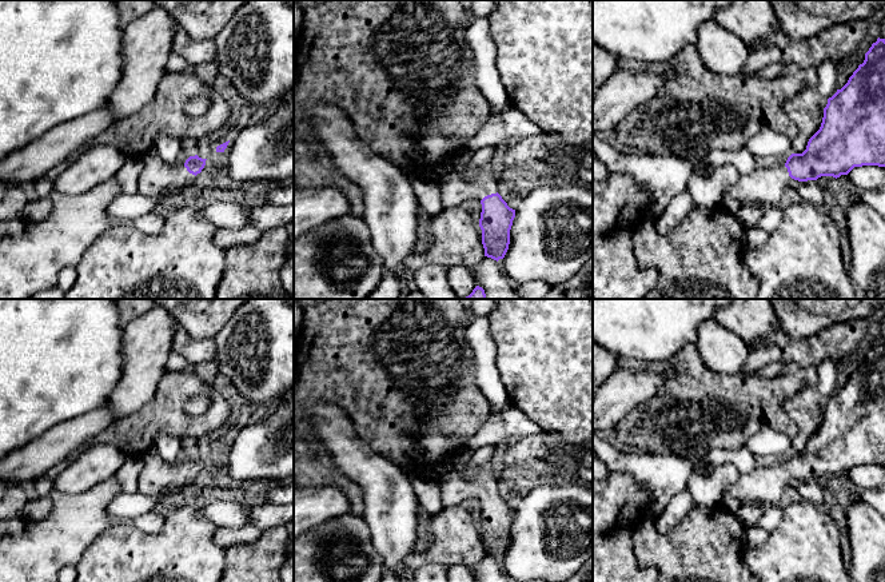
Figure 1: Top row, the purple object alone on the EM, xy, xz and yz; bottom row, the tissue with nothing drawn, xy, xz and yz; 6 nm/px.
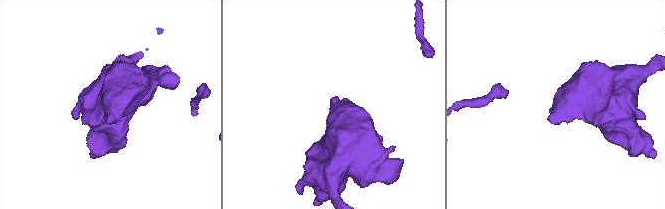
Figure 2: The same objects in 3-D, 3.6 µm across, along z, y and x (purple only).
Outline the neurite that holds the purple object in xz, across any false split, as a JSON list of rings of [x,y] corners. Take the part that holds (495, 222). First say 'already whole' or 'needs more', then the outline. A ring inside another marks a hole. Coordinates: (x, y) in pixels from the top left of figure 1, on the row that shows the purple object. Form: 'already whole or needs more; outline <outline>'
needs more; outline [[[491,159],[479,168],[471,180],[465,178],[467,168],[469,162],[457,163],[449,174],[440,178],[440,202],[443,208],[461,206],[466,200],[481,202],[479,227],[485,256],[498,262],[509,250],[515,210],[510,208],[498,194],[501,182],[493,171]]]

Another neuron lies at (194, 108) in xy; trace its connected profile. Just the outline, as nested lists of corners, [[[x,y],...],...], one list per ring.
[[[194,100],[194,101],[190,101],[186,104],[186,113],[192,116],[192,117],[196,117],[196,116],[200,116],[203,115],[204,112],[207,112],[210,108],[210,103],[206,101],[206,100]]]

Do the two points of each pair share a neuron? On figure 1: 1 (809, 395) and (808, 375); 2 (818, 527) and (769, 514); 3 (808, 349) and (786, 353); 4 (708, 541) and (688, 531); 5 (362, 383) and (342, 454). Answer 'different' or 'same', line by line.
1: different
2: different
3: same
4: same
5: different

